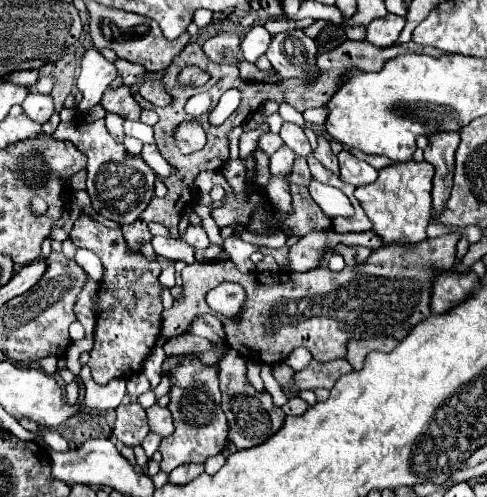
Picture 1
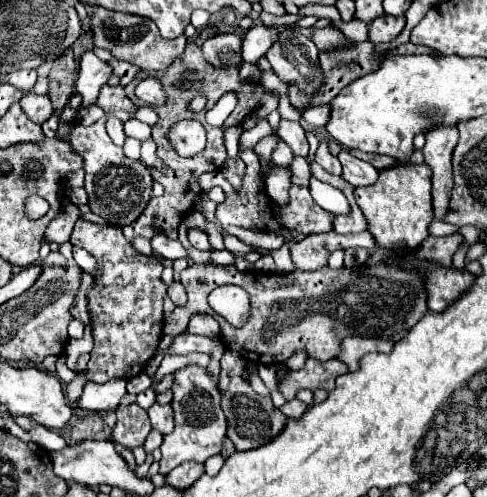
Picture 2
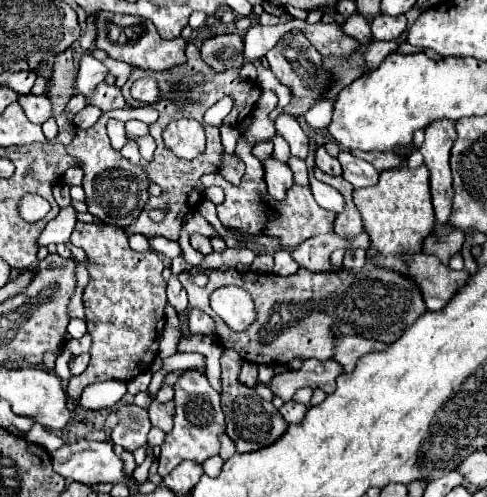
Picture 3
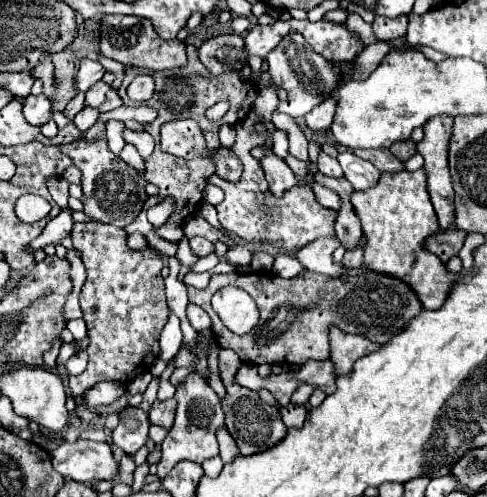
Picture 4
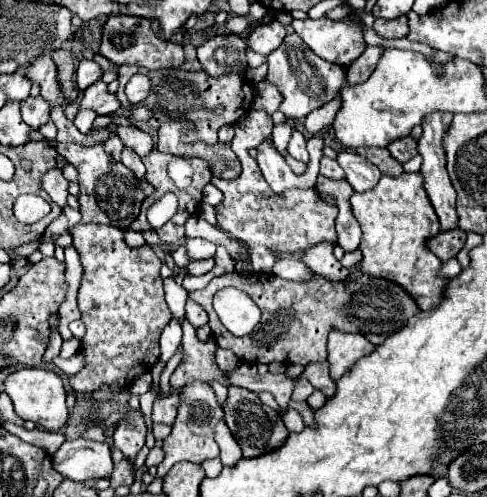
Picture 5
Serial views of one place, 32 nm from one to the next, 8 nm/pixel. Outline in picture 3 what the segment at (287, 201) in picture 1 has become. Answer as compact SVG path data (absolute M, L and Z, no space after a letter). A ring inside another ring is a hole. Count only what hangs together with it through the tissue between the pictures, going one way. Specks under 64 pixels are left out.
M268 158L268 160L264 160L264 172L266 172L264 178L266 178L266 184L268 184L270 196L274 200L284 200L286 192L294 184L292 170L286 164L280 164L274 158Z

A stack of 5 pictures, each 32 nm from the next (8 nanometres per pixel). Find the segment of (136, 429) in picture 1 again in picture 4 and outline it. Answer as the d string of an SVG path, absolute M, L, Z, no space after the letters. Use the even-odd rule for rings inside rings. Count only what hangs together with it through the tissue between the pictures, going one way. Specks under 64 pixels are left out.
M134 406L122 408L118 416L120 416L120 424L112 430L112 440L126 454L134 454L148 440L148 428L150 428L148 416L142 408L134 408Z

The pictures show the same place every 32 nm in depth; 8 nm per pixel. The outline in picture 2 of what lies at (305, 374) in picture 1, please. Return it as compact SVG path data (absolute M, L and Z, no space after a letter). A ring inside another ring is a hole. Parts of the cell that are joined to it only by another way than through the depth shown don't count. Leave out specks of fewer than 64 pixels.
M308 358L306 366L298 372L290 372L282 382L280 382L280 392L284 394L286 400L292 400L296 396L298 390L308 388L308 390L316 390L316 388L324 388L324 390L332 390L334 382L338 376L342 376L344 372L348 372L348 366L334 358L328 362L318 362L314 358Z

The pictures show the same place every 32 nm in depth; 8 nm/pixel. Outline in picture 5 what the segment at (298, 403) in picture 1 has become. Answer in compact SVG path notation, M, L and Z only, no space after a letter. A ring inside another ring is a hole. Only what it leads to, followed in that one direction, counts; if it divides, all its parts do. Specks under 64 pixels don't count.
M294 408L282 410L282 420L286 422L288 430L302 430L304 428L304 420L300 420L300 414L294 412Z

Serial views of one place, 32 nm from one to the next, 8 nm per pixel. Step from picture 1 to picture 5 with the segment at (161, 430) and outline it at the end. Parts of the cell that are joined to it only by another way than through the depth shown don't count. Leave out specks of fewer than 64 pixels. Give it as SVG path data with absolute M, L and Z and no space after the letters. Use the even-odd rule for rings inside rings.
M172 394L168 398L156 398L154 402L154 408L152 408L152 422L160 422L160 424L168 424L172 426L174 424L174 418L176 418L176 410L178 410L178 394Z

